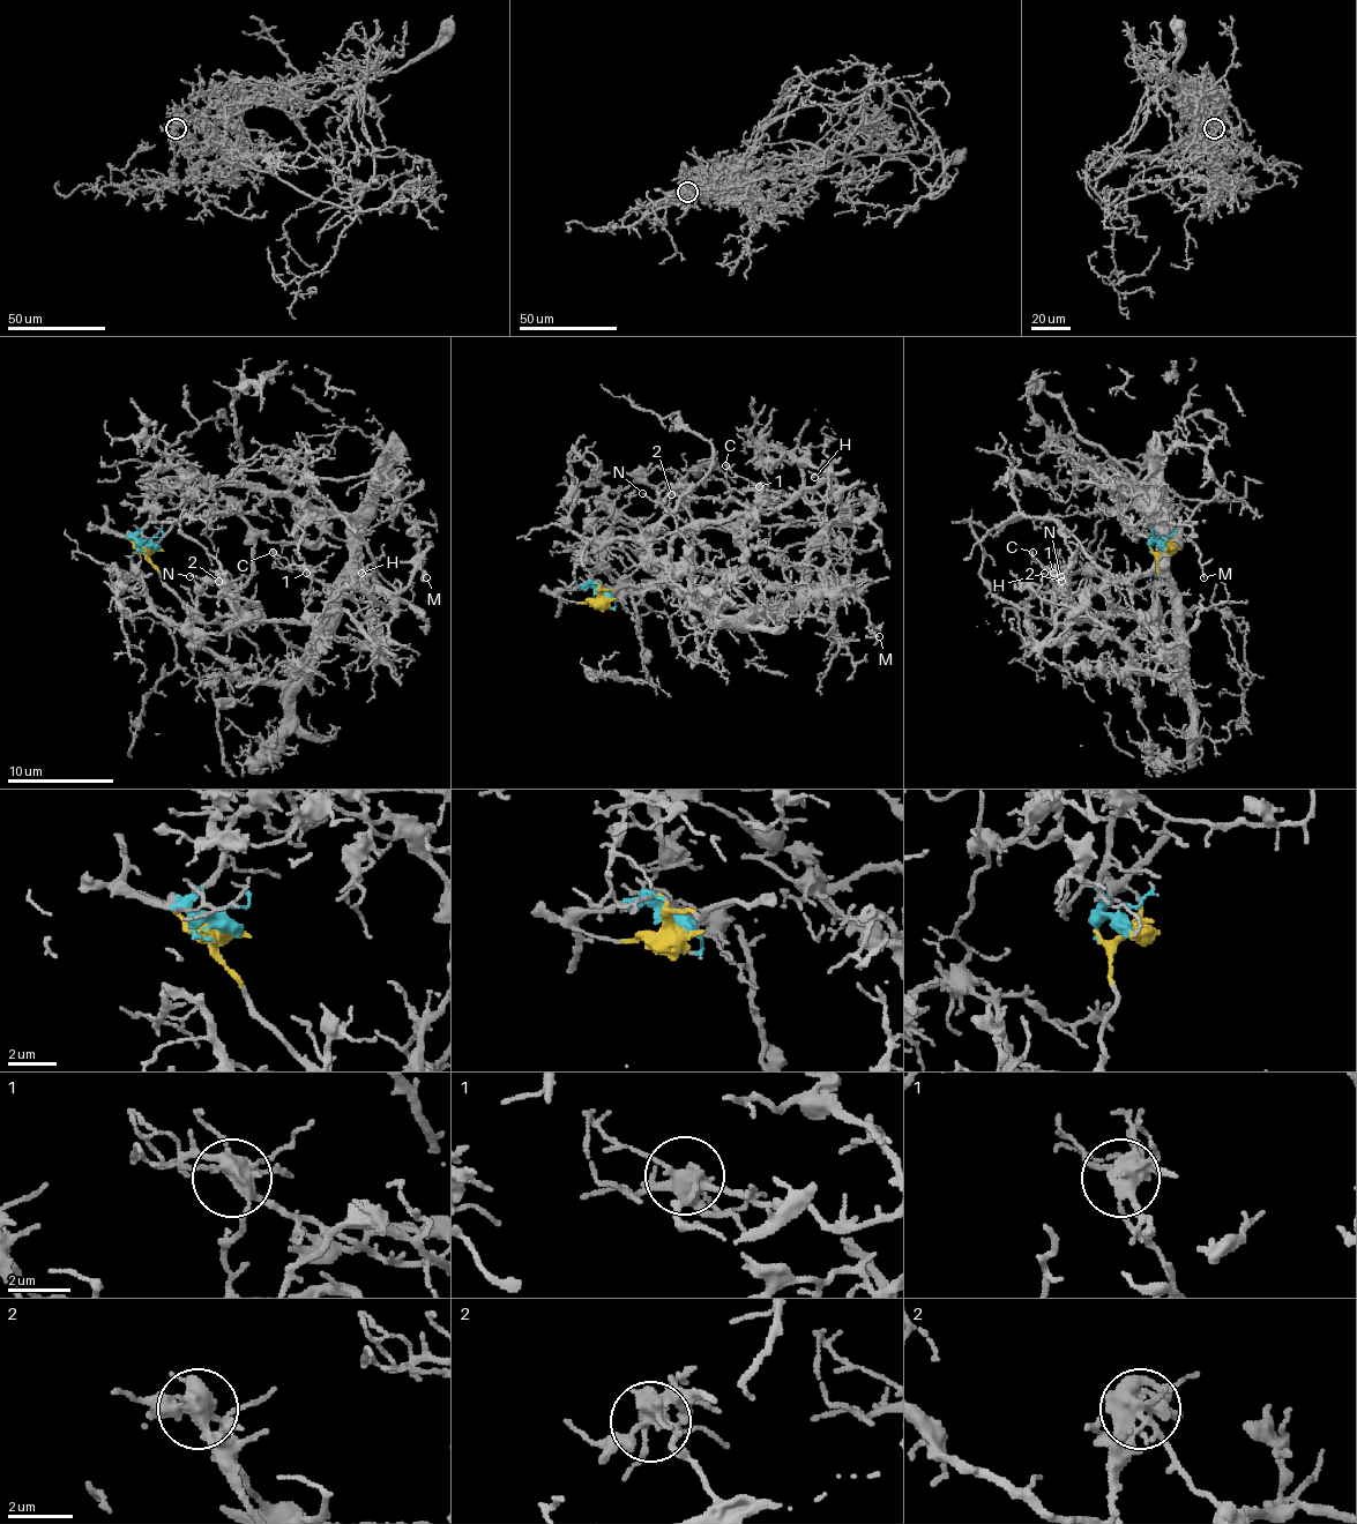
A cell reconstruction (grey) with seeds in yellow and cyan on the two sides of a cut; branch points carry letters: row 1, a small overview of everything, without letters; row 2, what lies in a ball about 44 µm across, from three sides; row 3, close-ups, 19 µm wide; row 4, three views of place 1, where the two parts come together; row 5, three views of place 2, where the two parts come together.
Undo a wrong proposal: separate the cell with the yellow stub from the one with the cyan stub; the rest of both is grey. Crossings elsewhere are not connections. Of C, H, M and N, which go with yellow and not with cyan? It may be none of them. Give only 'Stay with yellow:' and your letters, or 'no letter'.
Stay with yellow: N

